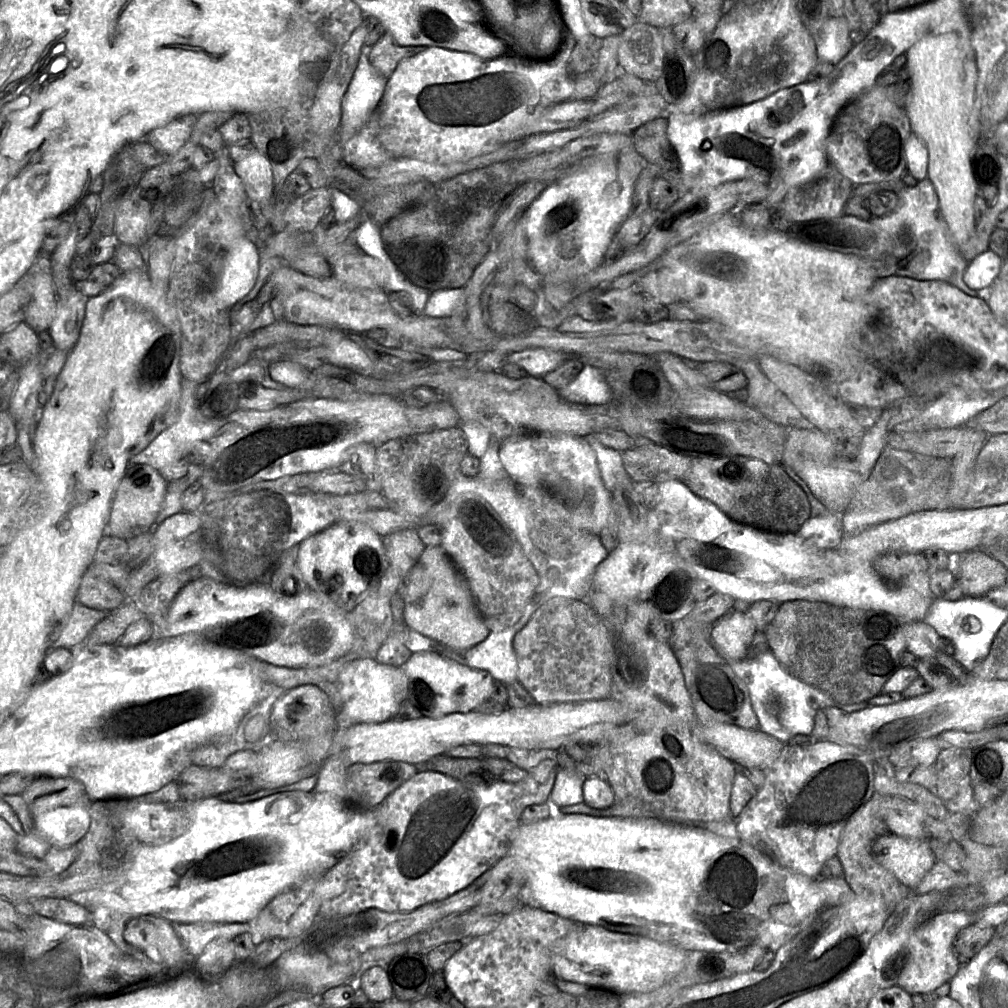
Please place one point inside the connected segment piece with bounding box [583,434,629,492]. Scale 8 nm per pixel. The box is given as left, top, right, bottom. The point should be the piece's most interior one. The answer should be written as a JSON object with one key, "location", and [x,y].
{"location":[610,463]}

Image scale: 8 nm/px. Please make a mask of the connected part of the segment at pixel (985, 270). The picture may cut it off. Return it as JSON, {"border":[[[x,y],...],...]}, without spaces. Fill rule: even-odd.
{"border":[[[988,250],[971,260],[963,274],[965,284],[973,290],[989,289],[996,279],[1002,259]]]}

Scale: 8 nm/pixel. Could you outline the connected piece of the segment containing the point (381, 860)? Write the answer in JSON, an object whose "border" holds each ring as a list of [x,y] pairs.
{"border":[[[556,755],[545,758],[527,771],[529,772],[528,776],[518,782],[493,780],[486,784],[467,784],[442,773],[425,770],[420,767],[420,770],[412,778],[394,790],[375,808],[373,813],[375,817],[374,825],[360,838],[354,849],[316,879],[314,892],[319,898],[320,910],[318,914],[322,914],[323,917],[333,917],[370,908],[376,908],[385,912],[405,913],[413,911],[424,904],[442,900],[468,887],[475,879],[488,869],[491,869],[499,859],[508,853],[512,838],[520,825],[520,816],[523,810],[529,805],[542,804],[548,801],[555,779]]]}

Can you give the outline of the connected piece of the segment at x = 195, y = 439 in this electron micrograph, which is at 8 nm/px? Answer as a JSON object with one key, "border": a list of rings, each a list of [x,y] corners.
{"border":[[[183,380],[179,399],[178,420],[164,429],[144,450],[133,455],[130,464],[146,464],[157,470],[168,482],[178,480],[186,475],[190,464],[194,464],[194,455],[184,459],[188,450],[204,440],[209,440],[219,430],[217,421],[199,419],[195,409],[195,393],[200,382]]]}

